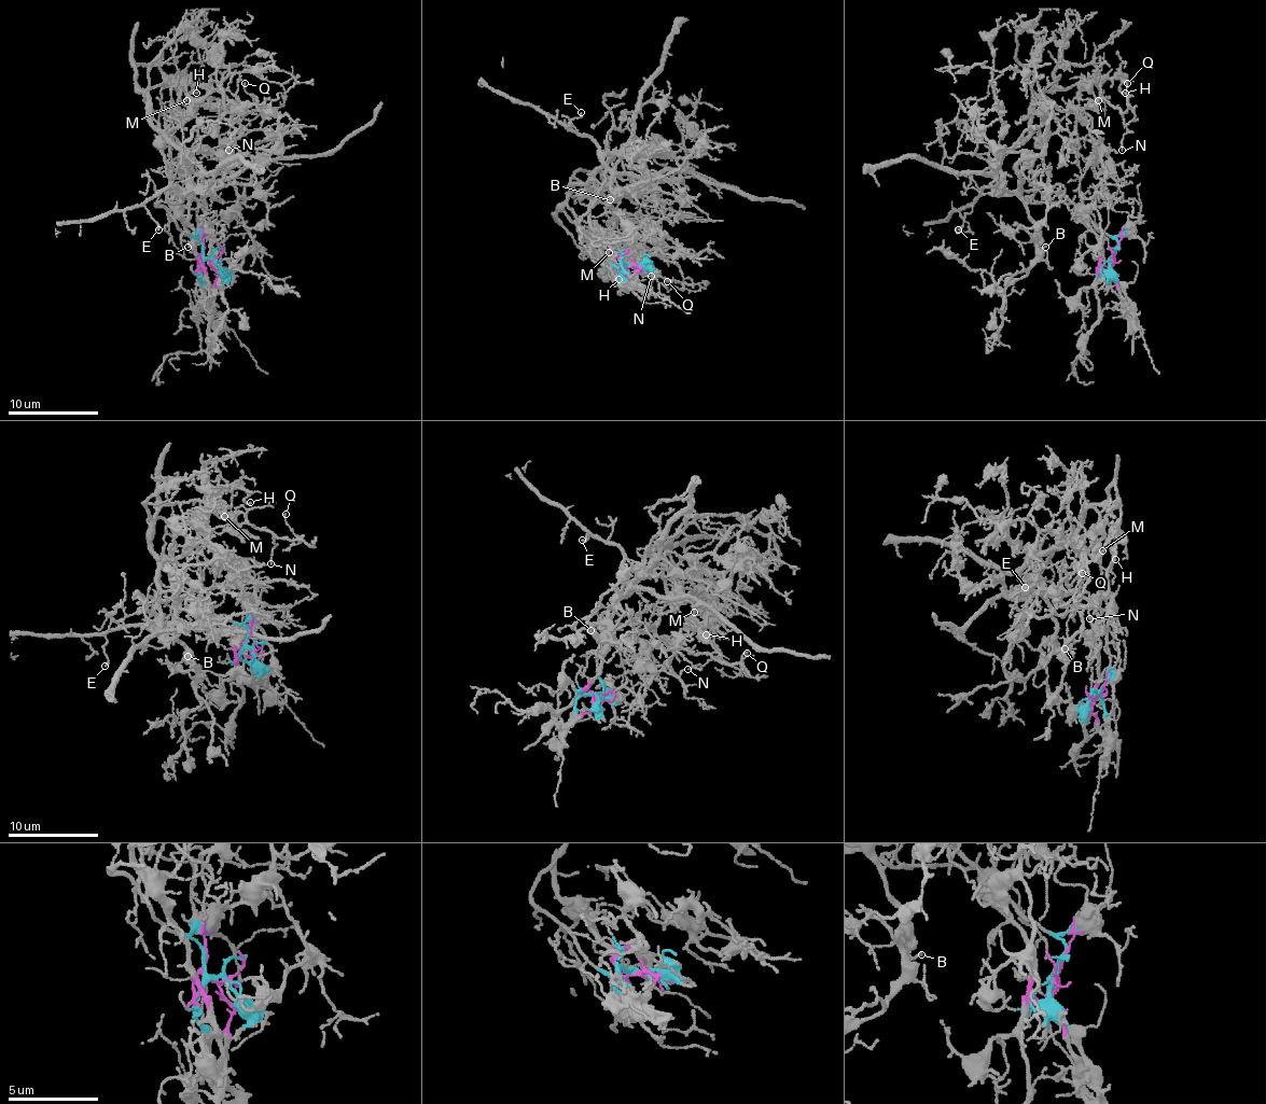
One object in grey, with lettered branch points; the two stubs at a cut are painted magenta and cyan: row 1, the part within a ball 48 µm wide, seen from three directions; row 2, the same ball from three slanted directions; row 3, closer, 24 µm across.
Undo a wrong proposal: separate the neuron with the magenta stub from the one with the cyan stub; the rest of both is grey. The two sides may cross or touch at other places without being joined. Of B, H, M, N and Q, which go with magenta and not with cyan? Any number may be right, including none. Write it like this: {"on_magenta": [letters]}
{"on_magenta": ["B"]}

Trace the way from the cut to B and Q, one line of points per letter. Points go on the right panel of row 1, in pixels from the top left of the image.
B: (1112, 257), (1105, 268), (1101, 241), (1058, 192), (1026, 190), (1021, 194), (1028, 219), (1046, 246)
Q: (1112, 257), (1141, 205), (1112, 196), (1112, 159), (1089, 133), (1077, 92), (1085, 85), (1124, 112), (1128, 83)

